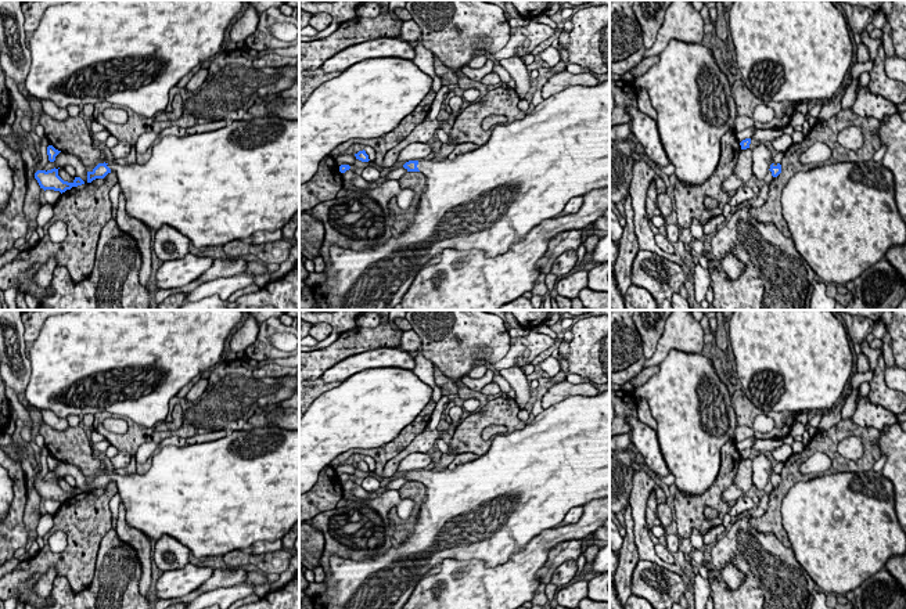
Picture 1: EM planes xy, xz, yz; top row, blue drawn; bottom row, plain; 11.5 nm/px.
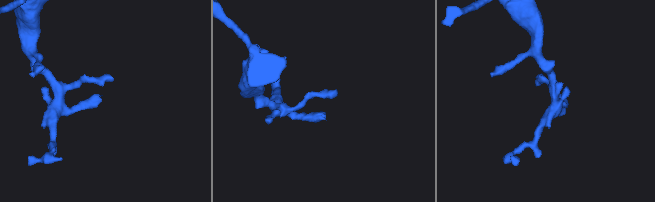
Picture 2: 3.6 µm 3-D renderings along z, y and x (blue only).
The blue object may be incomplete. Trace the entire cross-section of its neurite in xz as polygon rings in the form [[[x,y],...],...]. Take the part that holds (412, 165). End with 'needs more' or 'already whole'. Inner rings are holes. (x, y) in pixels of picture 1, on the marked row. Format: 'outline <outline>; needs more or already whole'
outline [[[610,80],[596,86],[569,86],[554,94],[546,105],[510,125],[495,126],[486,144],[453,161],[409,161],[407,172],[421,172],[427,190],[421,194],[411,224],[381,245],[352,251],[330,246],[331,264],[324,269],[327,280],[316,284],[316,310],[393,310],[425,263],[441,256],[443,249],[481,249],[488,257],[503,255],[533,227],[562,213],[569,199],[593,190],[610,187]]]; needs more

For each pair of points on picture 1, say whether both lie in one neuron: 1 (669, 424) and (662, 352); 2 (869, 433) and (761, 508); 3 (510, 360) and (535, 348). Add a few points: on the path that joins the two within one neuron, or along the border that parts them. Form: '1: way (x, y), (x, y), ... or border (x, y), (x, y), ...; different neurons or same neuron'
1: border (696, 353), (672, 349), (657, 364); different neurons
2: border (769, 501), (768, 510), (750, 523), (775, 536); different neurons
3: way (516, 355), (524, 346), (529, 346); same neuron

